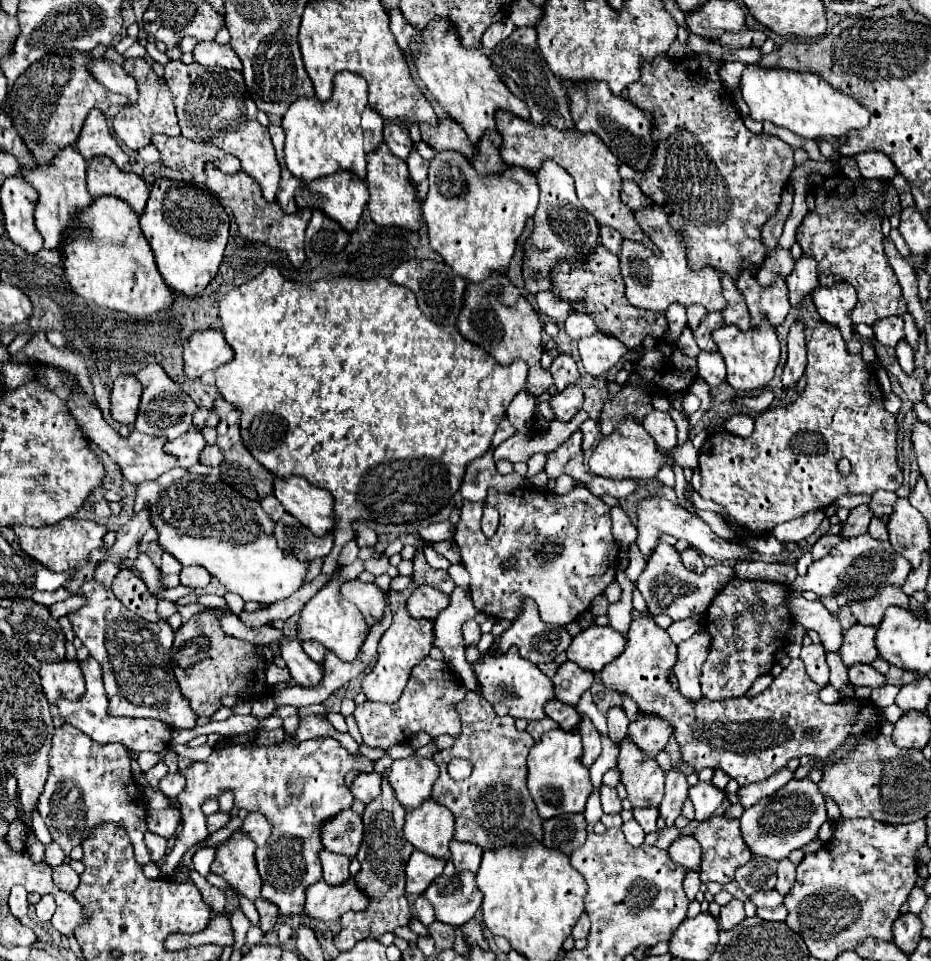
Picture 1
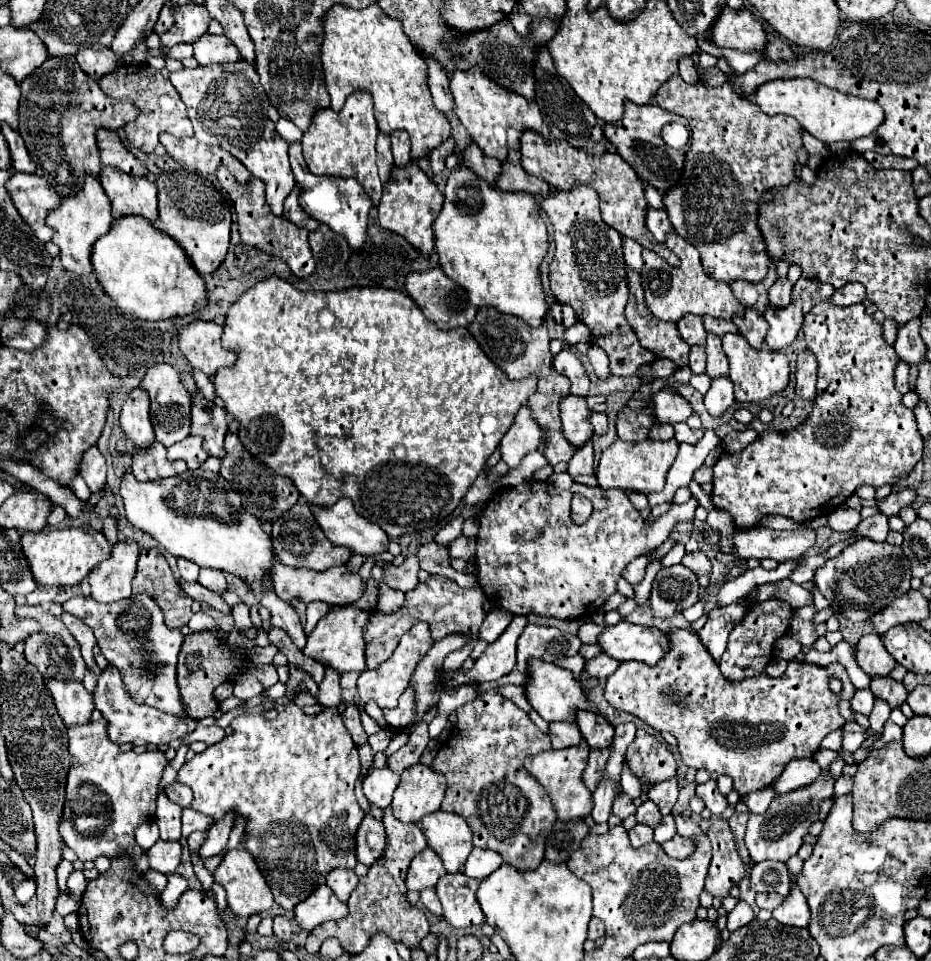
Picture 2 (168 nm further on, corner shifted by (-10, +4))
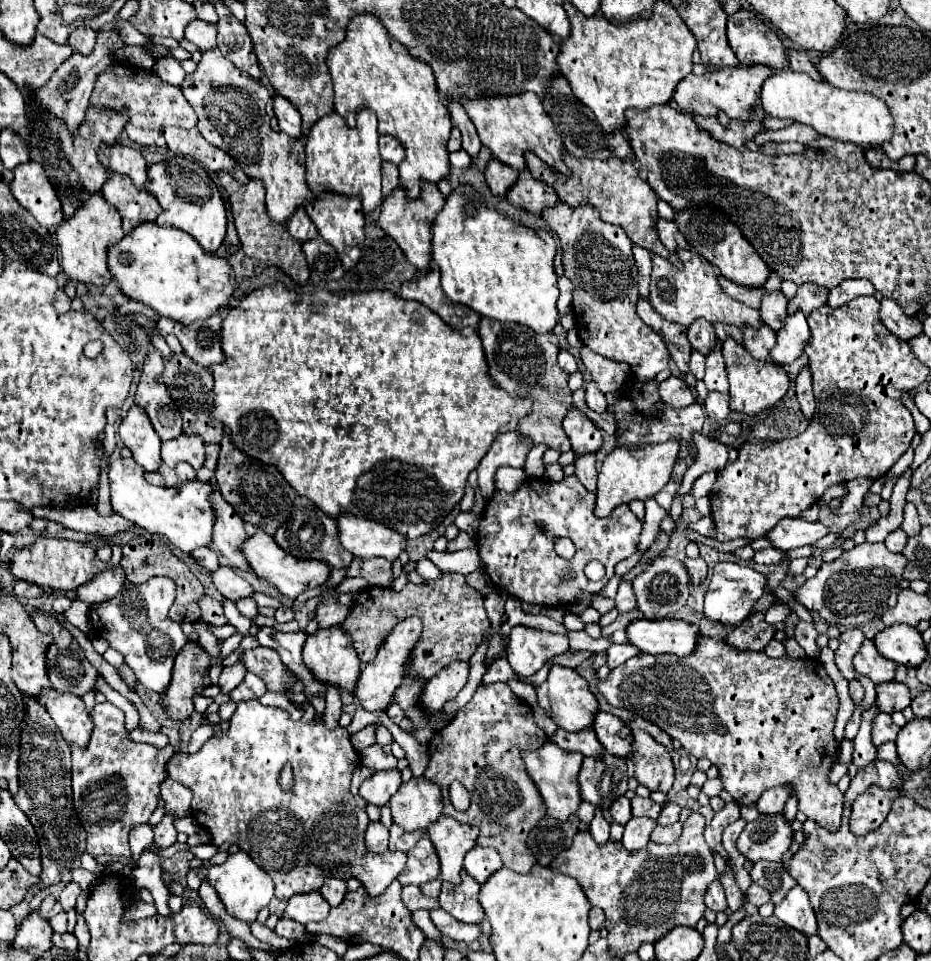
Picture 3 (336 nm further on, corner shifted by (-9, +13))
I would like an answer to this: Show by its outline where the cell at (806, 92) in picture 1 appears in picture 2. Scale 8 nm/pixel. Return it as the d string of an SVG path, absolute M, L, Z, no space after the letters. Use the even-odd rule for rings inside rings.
M811 78L767 82L755 92L755 102L767 116L777 116L777 114L793 116L809 134L813 134L817 140L825 144L843 142L843 140L853 142L857 138L869 136L885 122L885 112L877 102L841 94L833 88L817 84Z

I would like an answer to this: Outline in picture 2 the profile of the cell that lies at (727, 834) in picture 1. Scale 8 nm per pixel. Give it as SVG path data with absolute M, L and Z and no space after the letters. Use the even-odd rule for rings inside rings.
M717 820L707 832L713 844L713 860L705 880L705 892L713 898L727 898L729 890L745 876L745 864L737 854L733 832L725 820Z

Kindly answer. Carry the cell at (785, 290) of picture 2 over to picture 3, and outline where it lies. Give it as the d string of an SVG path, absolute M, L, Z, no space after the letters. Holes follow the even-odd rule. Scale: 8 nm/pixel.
M782 291L764 293L762 307L760 307L762 321L766 325L770 325L774 331L778 331L784 325L784 319L786 319L786 305L788 305L788 299Z

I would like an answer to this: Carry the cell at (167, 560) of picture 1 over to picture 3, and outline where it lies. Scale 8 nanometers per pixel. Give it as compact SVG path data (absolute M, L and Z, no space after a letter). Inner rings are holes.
M196 549L194 553L190 553L190 557L198 563L198 565L202 565L204 569L208 569L208 571L214 571L216 567L218 567L218 555L212 551L212 549Z

